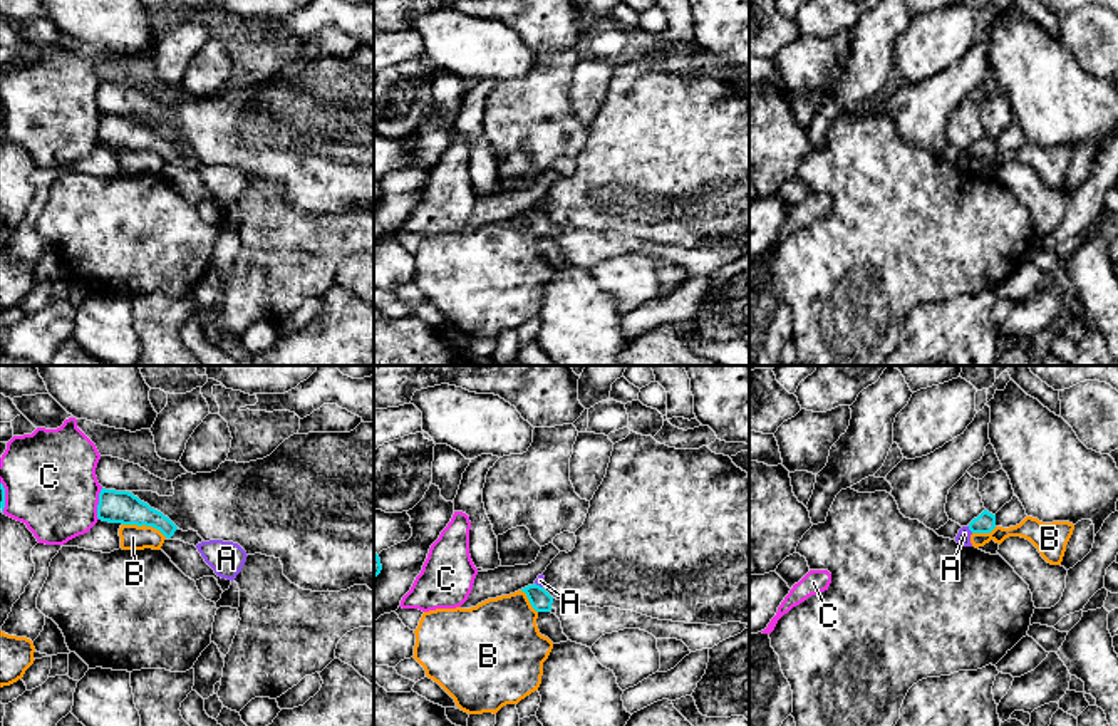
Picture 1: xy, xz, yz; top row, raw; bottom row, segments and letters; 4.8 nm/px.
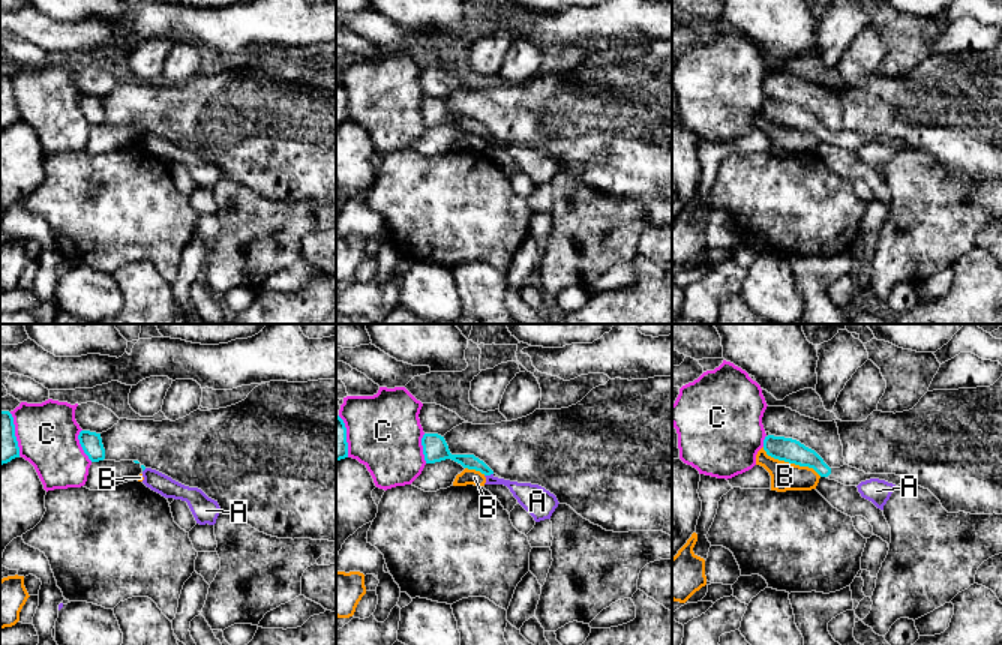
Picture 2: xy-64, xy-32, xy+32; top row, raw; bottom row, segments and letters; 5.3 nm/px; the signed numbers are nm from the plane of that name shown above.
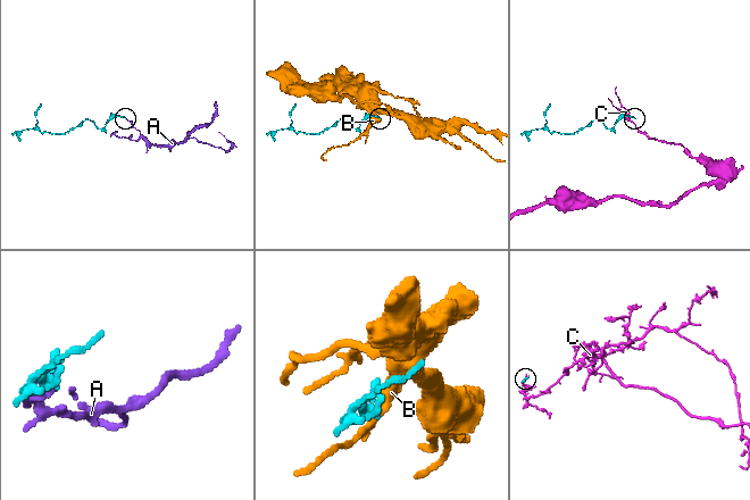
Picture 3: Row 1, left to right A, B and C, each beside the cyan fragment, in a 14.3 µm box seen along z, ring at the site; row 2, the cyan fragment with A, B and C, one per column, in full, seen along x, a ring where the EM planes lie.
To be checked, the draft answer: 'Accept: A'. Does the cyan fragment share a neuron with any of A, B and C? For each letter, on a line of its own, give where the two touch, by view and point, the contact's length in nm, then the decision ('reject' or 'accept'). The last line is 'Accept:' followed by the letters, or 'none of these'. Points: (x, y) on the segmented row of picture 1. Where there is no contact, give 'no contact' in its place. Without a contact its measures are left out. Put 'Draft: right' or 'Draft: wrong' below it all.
A: yz (971, 530) | 40 nm | reject
B: xy (144, 523) | 220 nm | reject
C: xy (99, 503) | 150 nm | reject
Accept: none of these
Draft: wrong

